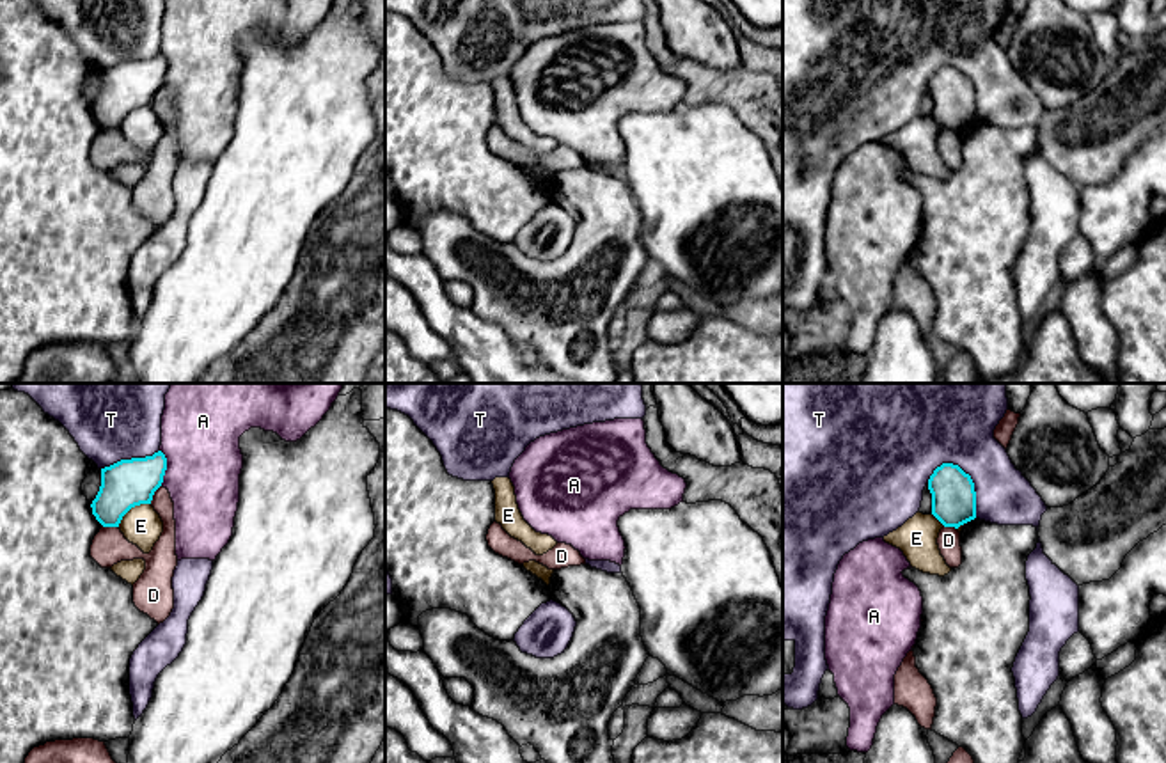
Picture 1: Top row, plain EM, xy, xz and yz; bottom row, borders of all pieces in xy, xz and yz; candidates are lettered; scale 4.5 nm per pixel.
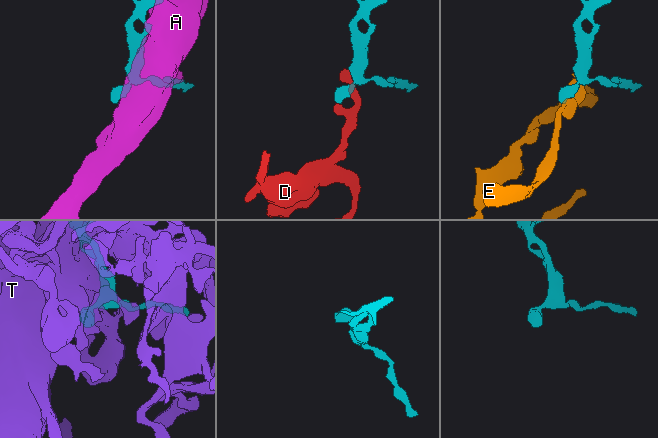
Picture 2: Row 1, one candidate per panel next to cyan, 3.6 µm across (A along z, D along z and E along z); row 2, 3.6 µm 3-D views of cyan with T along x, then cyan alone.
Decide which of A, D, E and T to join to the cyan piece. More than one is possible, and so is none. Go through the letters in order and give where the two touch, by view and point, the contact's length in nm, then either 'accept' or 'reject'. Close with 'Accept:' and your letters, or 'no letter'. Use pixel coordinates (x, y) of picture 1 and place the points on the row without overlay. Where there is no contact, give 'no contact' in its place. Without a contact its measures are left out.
A: xy (165, 70) | 170 nm | reject
D: xy (153, 96) | 100 nm | reject
E: xy (132, 109) | 190 nm | reject
T: yz (971, 84) | 300 nm | reject
Accept: no letter

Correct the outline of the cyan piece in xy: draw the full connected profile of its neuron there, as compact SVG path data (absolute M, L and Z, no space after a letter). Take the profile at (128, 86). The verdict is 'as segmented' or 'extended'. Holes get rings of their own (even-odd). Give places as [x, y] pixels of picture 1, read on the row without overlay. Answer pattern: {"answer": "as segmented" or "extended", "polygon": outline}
{"answer": "as segmented", "polygon": "M162 53L101 71L101 89L91 106L92 117L103 130L119 130L131 110L151 106L165 73L167 60Z"}

